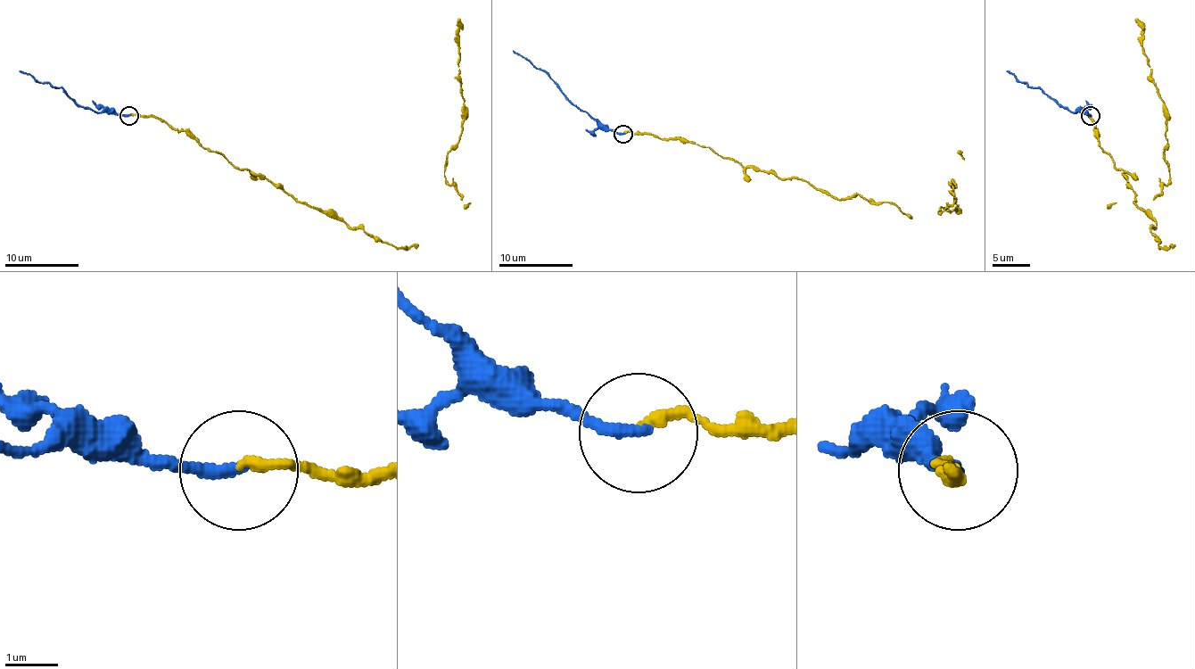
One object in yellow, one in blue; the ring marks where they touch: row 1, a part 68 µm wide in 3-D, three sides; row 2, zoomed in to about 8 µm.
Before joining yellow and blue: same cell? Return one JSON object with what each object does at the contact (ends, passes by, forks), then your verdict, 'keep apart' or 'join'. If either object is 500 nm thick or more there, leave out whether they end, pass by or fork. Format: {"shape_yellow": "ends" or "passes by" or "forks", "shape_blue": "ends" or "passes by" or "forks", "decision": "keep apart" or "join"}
{"shape_yellow": "ends", "shape_blue": "ends", "decision": "join"}

